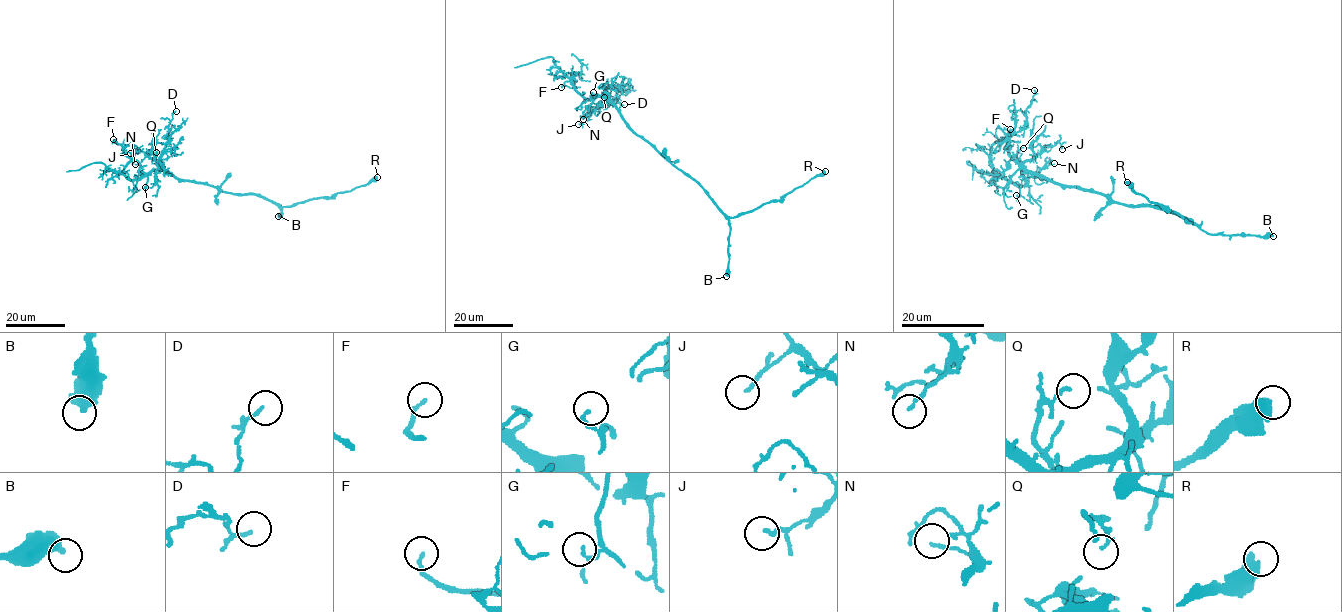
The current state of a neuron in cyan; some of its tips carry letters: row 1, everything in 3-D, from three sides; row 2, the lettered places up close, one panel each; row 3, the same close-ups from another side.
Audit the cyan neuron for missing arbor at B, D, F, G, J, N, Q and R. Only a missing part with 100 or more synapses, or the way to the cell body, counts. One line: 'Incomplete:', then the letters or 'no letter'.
Incomplete: no letter

